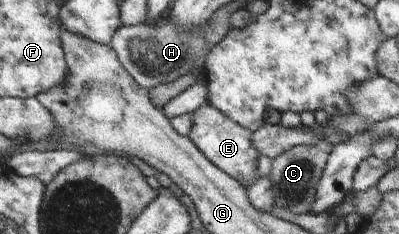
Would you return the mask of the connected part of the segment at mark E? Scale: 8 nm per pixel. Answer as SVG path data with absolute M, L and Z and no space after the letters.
M207 99L191 113L191 129L187 133L187 138L191 144L222 173L235 179L243 185L243 189L251 186L258 178L255 176L255 160L260 155L252 147L250 133L239 125L228 121L223 115L219 114Z

